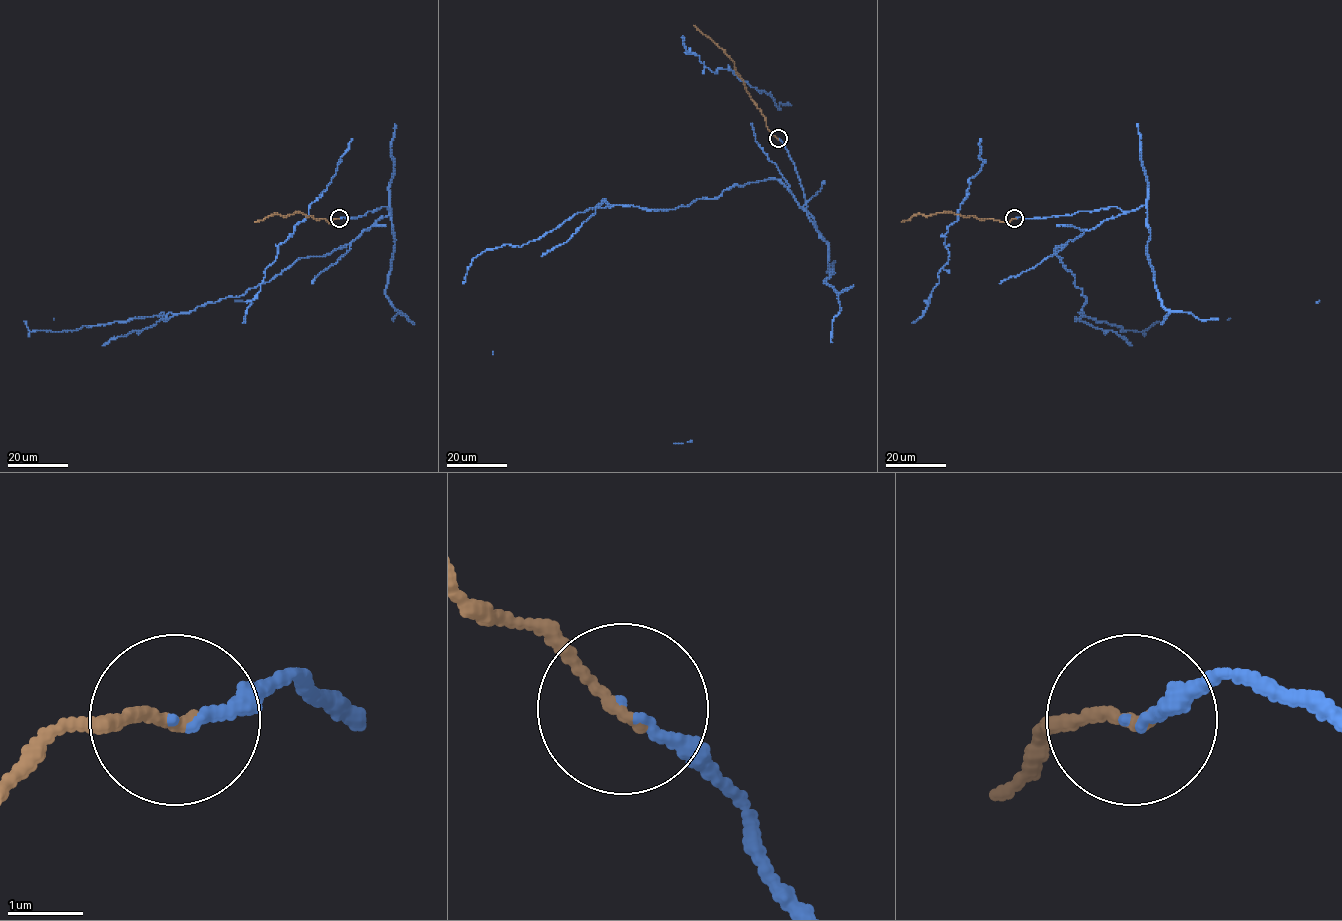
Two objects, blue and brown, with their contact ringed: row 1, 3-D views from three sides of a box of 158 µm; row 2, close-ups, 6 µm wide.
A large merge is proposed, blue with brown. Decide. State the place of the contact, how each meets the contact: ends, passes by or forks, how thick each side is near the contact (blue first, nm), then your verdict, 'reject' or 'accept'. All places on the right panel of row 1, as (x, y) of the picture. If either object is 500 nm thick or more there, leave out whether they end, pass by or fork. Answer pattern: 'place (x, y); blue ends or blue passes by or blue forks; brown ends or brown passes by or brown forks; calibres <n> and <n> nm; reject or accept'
place (1014, 218); blue ends; brown ends; calibres 110 and 150 nm; accept

